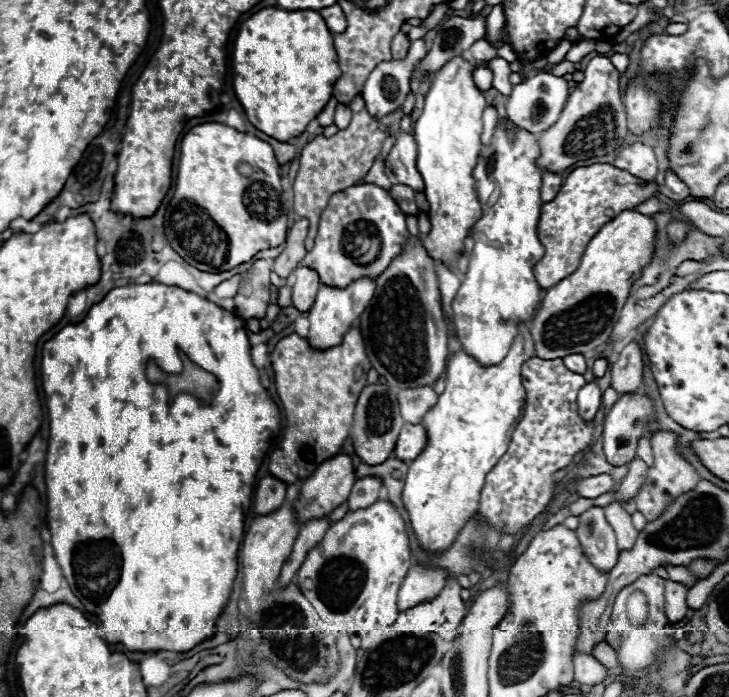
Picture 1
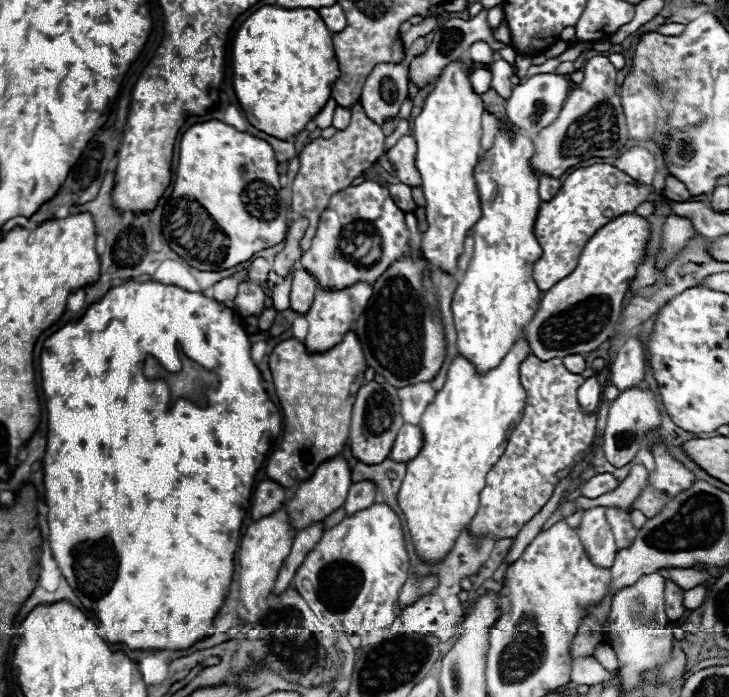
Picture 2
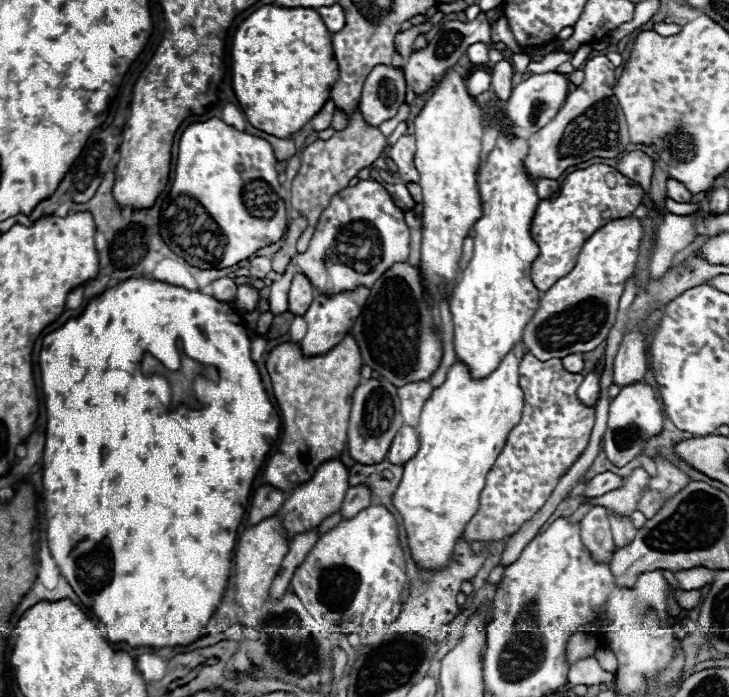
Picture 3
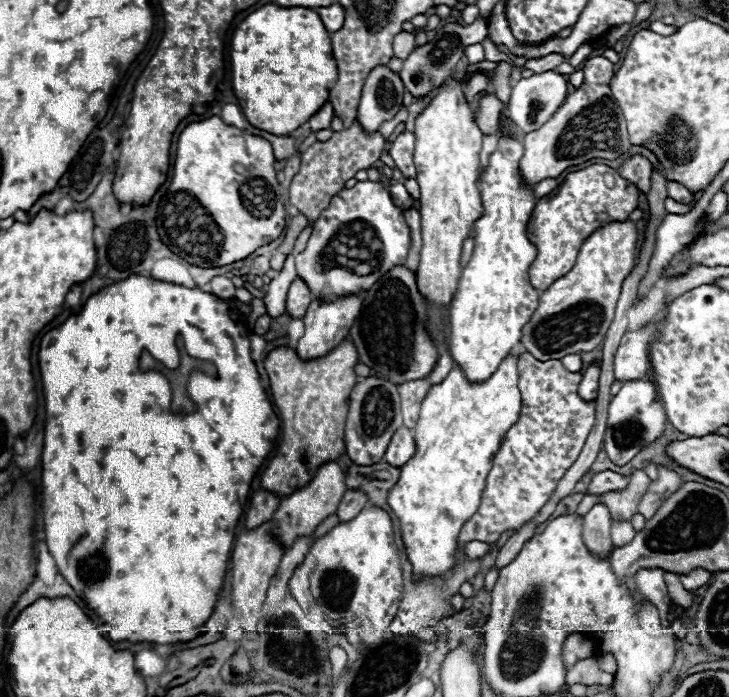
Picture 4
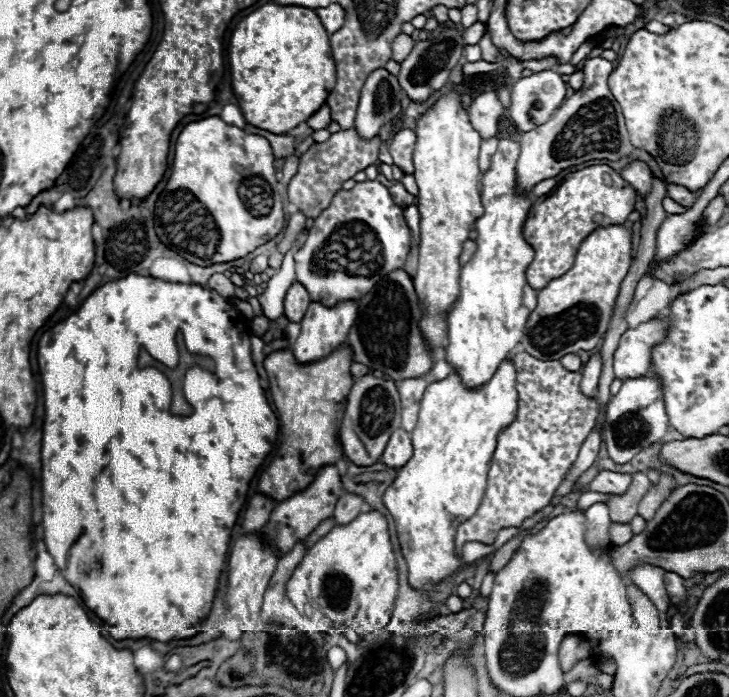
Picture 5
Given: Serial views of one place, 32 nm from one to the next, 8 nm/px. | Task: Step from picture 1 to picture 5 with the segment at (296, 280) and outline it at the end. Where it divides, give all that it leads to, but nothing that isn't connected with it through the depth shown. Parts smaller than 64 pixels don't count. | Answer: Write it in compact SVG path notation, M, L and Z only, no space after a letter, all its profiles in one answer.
M294 282L290 286L290 290L286 292L286 298L284 298L284 316L290 320L290 322L300 322L308 304L310 304L310 296L306 292L306 288L298 282Z

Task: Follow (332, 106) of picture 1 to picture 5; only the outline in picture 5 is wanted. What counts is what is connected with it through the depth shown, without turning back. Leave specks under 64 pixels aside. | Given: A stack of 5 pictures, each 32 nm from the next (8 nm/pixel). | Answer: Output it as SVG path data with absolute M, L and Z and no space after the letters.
M324 104L316 114L312 114L312 116L306 120L306 124L308 124L312 130L322 130L322 128L326 128L326 126L330 124L330 108Z

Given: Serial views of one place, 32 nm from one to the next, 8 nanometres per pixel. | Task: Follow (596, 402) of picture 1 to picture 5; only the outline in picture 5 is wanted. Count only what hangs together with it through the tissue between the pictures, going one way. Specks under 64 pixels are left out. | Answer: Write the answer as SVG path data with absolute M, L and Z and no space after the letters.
M594 354L582 366L582 384L580 384L580 388L582 388L582 392L586 396L596 396L600 374L602 374L602 356L600 354Z

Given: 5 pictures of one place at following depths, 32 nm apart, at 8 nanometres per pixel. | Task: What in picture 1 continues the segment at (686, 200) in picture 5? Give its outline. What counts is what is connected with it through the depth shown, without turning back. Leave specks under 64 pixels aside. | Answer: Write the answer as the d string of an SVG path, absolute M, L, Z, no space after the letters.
M592 164L572 170L564 180L556 198L544 202L540 208L542 212L538 218L538 240L544 246L544 256L540 262L534 264L534 278L538 286L544 290L552 288L556 282L572 274L578 268L590 238L620 212L634 210L638 204L654 196L654 192L660 192L662 196L674 202L682 202L690 196L688 186L672 170L666 172L666 180L662 186L656 186L654 182L652 184L640 182L640 178L612 164Z

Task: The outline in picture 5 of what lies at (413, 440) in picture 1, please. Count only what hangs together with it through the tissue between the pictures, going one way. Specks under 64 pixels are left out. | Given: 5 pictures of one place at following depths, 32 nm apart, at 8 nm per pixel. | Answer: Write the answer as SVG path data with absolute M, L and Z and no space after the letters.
M398 428L390 436L390 440L388 440L386 448L384 448L384 454L380 456L380 462L390 466L390 468L400 468L400 466L404 466L410 460L410 456L412 456L410 434L404 432L402 428Z

